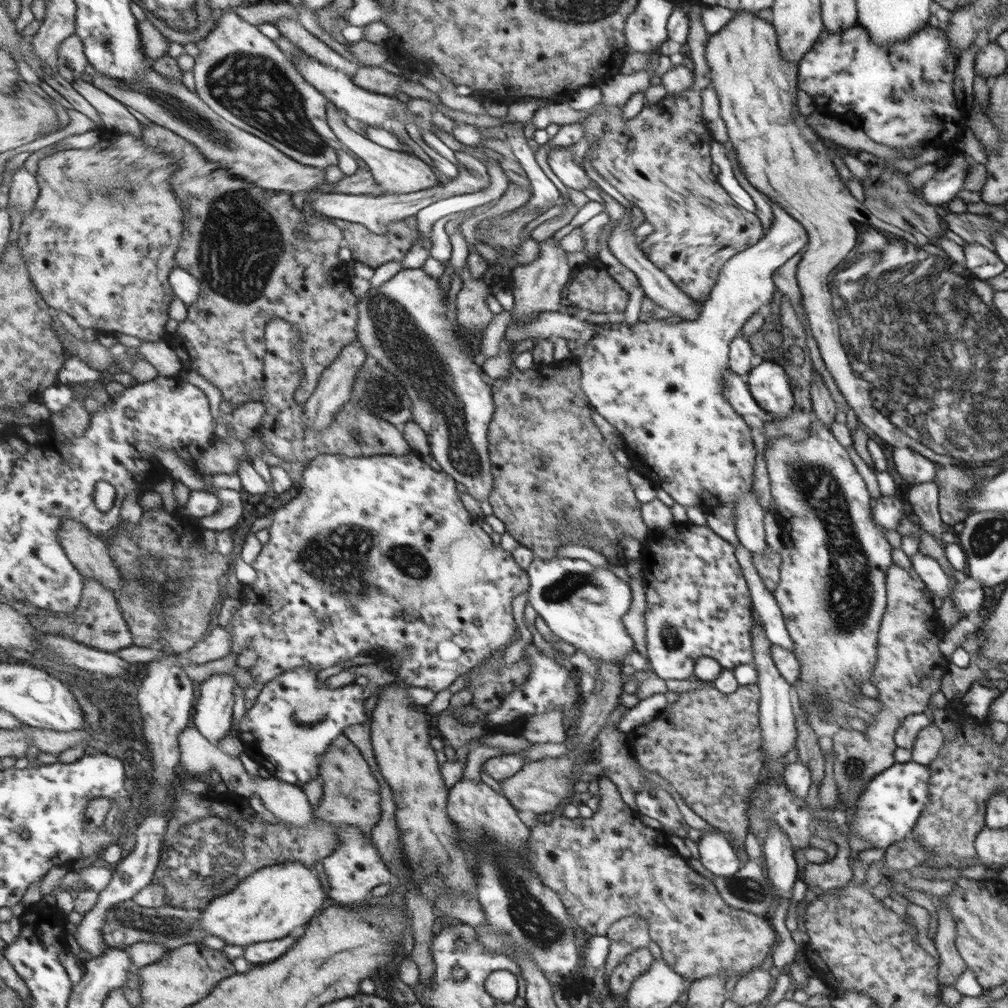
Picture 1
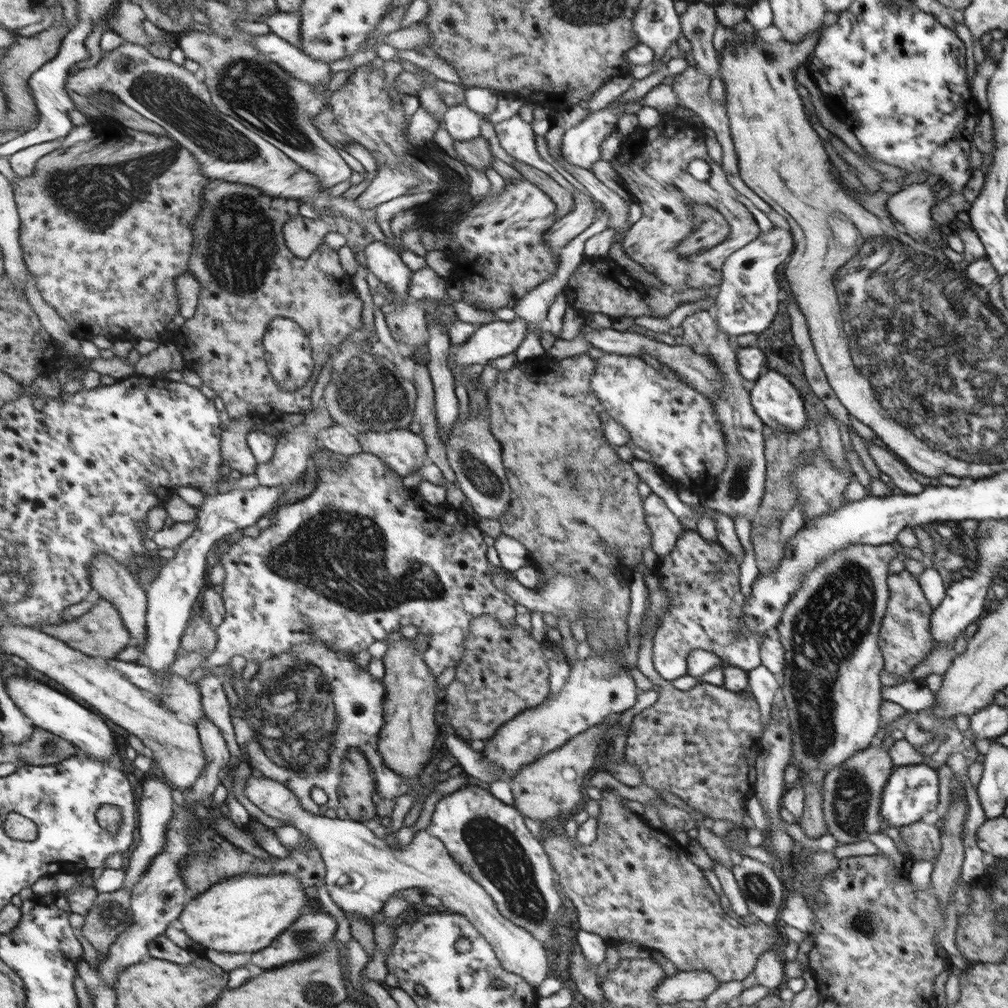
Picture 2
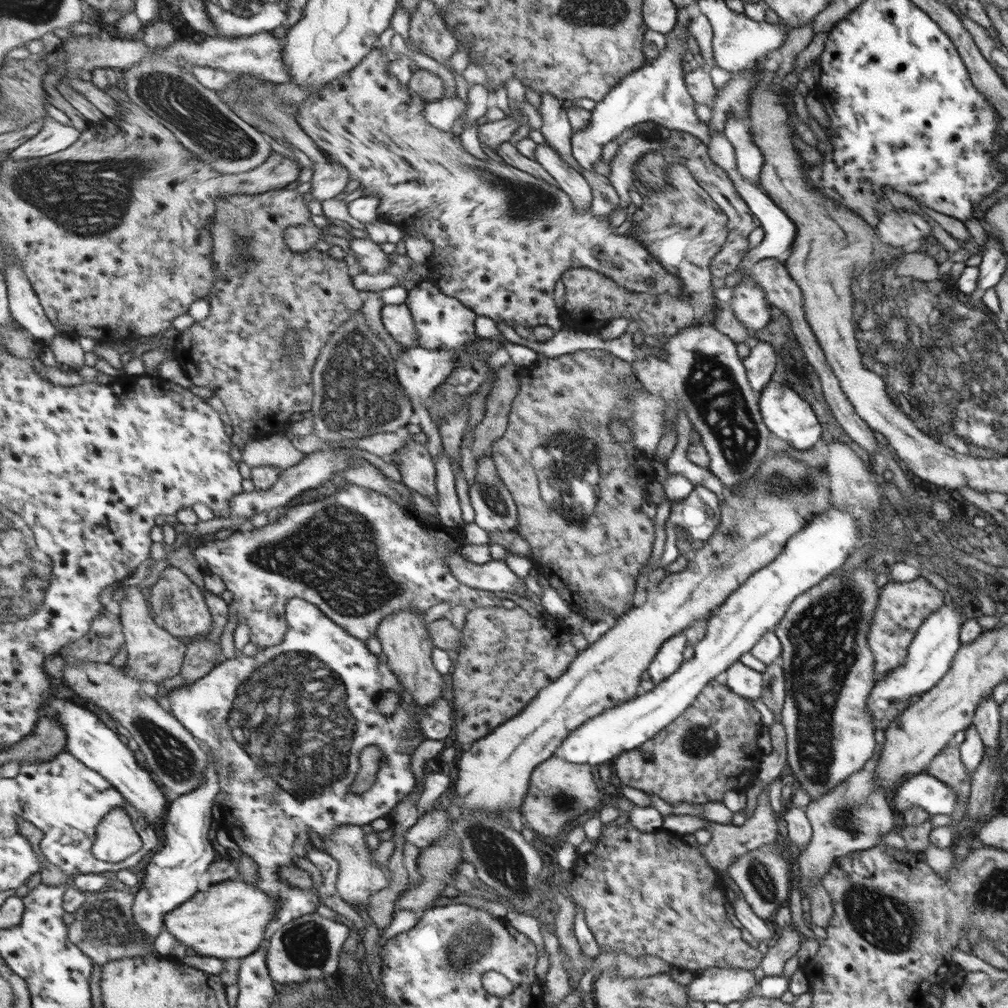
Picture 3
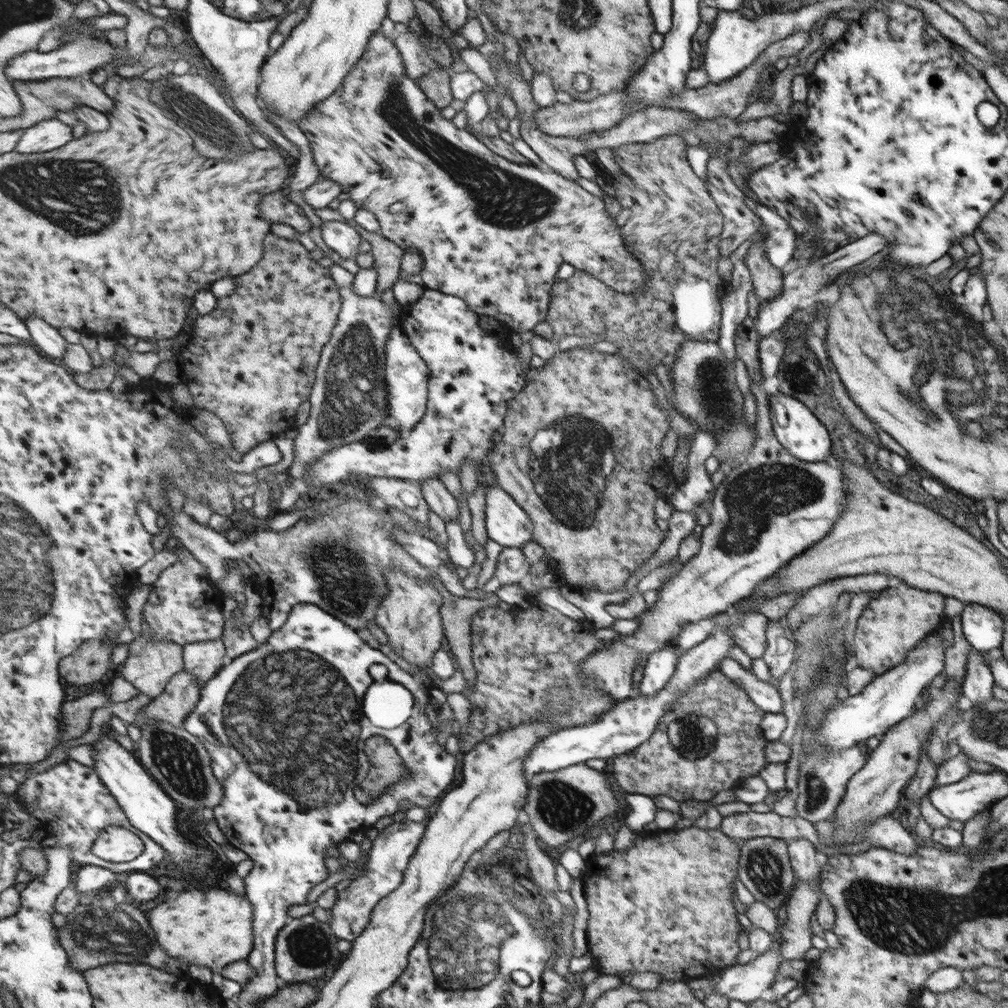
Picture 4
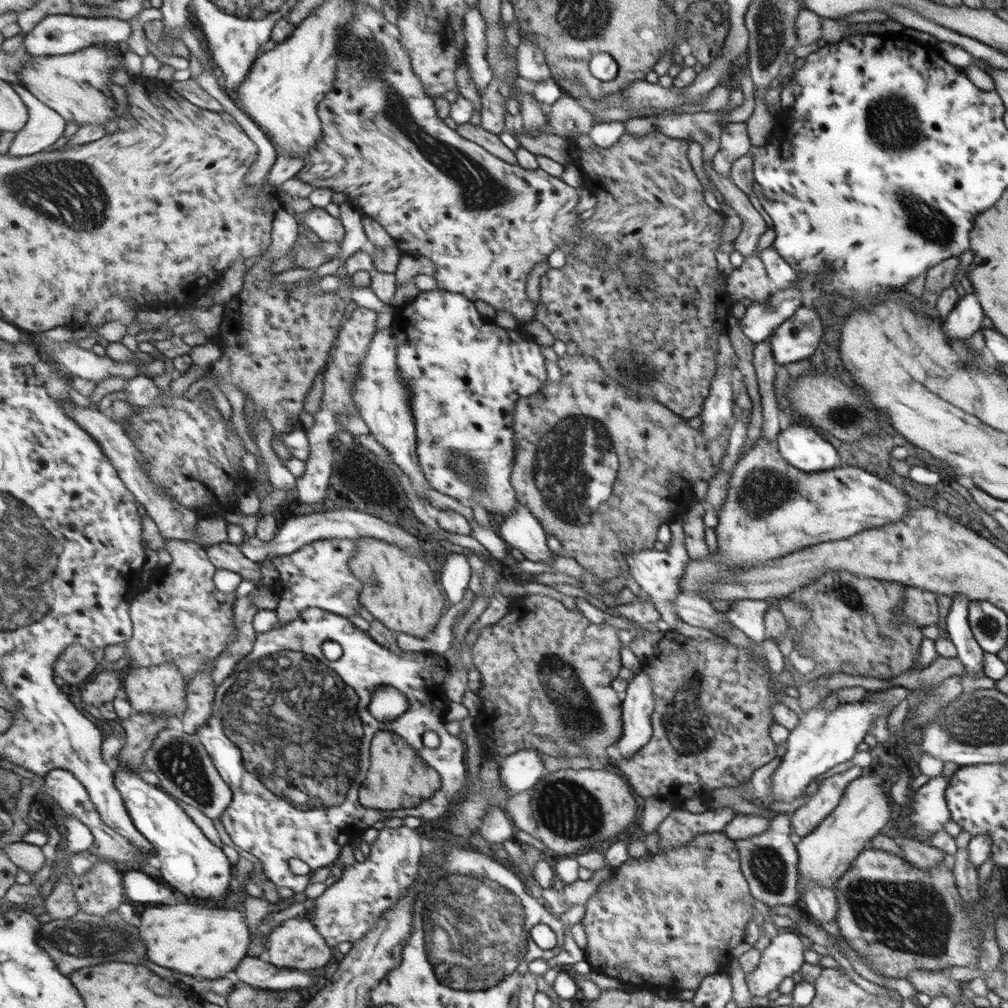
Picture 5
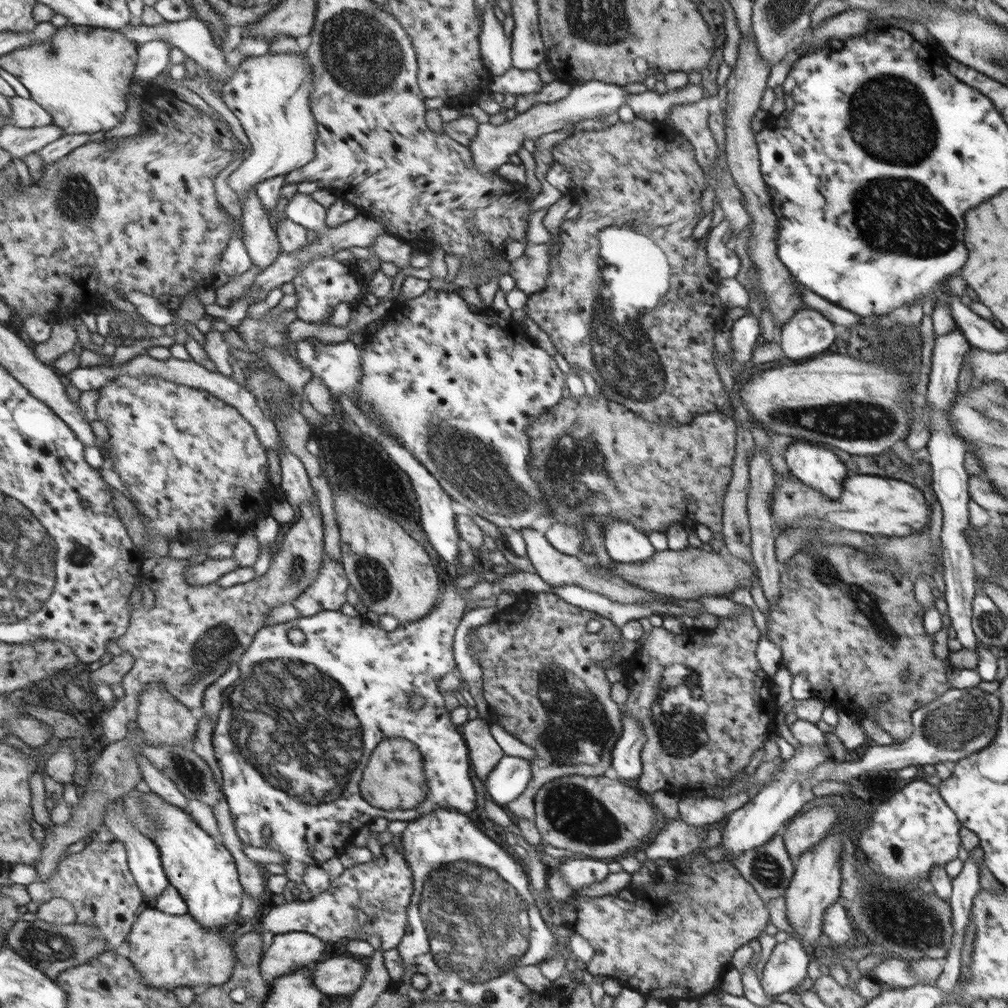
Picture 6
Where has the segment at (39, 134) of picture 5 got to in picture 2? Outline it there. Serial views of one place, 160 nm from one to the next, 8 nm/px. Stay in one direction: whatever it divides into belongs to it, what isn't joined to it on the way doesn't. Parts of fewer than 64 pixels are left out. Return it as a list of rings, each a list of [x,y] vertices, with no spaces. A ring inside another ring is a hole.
[[[65,138],[49,141],[42,144],[30,146],[17,154],[14,154],[8,161],[13,166],[13,171],[20,177],[28,178],[34,175],[36,168],[39,166],[40,160],[60,150],[64,144]]]

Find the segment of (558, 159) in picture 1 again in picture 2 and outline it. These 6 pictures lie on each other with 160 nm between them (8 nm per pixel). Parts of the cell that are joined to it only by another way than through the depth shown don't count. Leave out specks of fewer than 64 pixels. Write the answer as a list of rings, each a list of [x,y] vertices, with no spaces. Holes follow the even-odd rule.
[[[619,97],[605,108],[594,111],[594,113],[588,115],[588,117],[578,123],[578,125],[568,129],[563,134],[564,138],[562,138],[562,146],[560,146],[560,153],[564,154],[564,161],[570,162],[570,165],[574,165],[574,167],[591,170],[594,162],[602,160],[601,143],[608,137],[611,131],[619,130],[618,121],[622,116],[626,116],[624,114],[620,115],[620,113],[618,113],[619,110],[627,104],[639,102],[640,99],[642,98],[633,102],[620,103],[621,97]]]

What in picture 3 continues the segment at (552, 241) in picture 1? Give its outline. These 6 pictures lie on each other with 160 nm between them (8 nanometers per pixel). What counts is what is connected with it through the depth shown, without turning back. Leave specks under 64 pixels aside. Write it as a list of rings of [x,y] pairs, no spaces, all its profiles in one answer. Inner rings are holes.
[[[538,144],[535,149],[535,162],[554,178],[558,188],[566,192],[574,202],[578,211],[591,209],[593,193],[583,176],[570,167],[570,162],[564,161],[558,151],[554,151],[550,144]]]

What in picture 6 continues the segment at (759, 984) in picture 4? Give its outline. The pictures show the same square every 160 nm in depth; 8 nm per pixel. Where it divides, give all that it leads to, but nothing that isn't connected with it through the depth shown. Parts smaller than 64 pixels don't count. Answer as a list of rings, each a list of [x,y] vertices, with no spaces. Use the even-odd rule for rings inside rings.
[[[790,936],[785,942],[777,943],[770,954],[770,958],[764,964],[764,968],[762,968],[762,979],[760,982],[763,991],[768,996],[777,996],[784,994],[784,992],[790,992],[792,988],[798,986],[807,976],[809,959],[800,940]]]

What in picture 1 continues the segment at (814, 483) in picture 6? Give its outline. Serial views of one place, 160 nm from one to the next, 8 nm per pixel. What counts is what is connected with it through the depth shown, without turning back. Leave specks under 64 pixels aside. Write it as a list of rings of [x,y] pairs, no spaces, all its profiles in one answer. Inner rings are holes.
[[[762,360],[750,369],[747,385],[754,400],[774,418],[784,419],[792,413],[794,396],[782,366]]]

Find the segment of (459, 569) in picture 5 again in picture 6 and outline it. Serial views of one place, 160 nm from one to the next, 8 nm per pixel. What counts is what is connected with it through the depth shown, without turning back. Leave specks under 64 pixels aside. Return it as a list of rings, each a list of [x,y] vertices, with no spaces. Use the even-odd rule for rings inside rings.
[[[457,576],[446,585],[438,608],[414,623],[399,623],[395,630],[385,631],[361,615],[352,618],[341,611],[325,610],[314,617],[302,617],[260,630],[253,646],[239,662],[242,676],[224,692],[224,708],[213,736],[216,755],[224,771],[224,791],[240,838],[246,844],[270,847],[263,838],[264,829],[270,828],[272,848],[287,857],[289,880],[305,884],[305,874],[312,865],[321,866],[334,856],[340,856],[358,836],[358,831],[379,816],[389,821],[410,821],[437,808],[474,812],[476,792],[470,780],[468,748],[460,748],[464,746],[462,734],[450,720],[436,720],[448,716],[438,681],[452,672],[460,676],[456,670],[453,639],[465,615],[467,601],[462,598],[463,590],[456,586]],[[292,629],[306,633],[305,644],[296,646],[290,642],[288,634]],[[414,695],[426,701],[417,710],[408,704]],[[391,736],[416,744],[424,759],[429,789],[424,802],[408,810],[376,808],[366,800],[361,787],[374,749],[381,740]]]

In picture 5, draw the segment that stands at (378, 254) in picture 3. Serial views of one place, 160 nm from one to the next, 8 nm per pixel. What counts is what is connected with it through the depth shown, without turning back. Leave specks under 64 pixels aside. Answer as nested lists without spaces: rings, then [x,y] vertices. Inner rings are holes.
[[[318,207],[308,213],[300,213],[299,223],[310,227],[322,241],[344,242],[346,228],[340,218],[332,216],[326,208]]]

